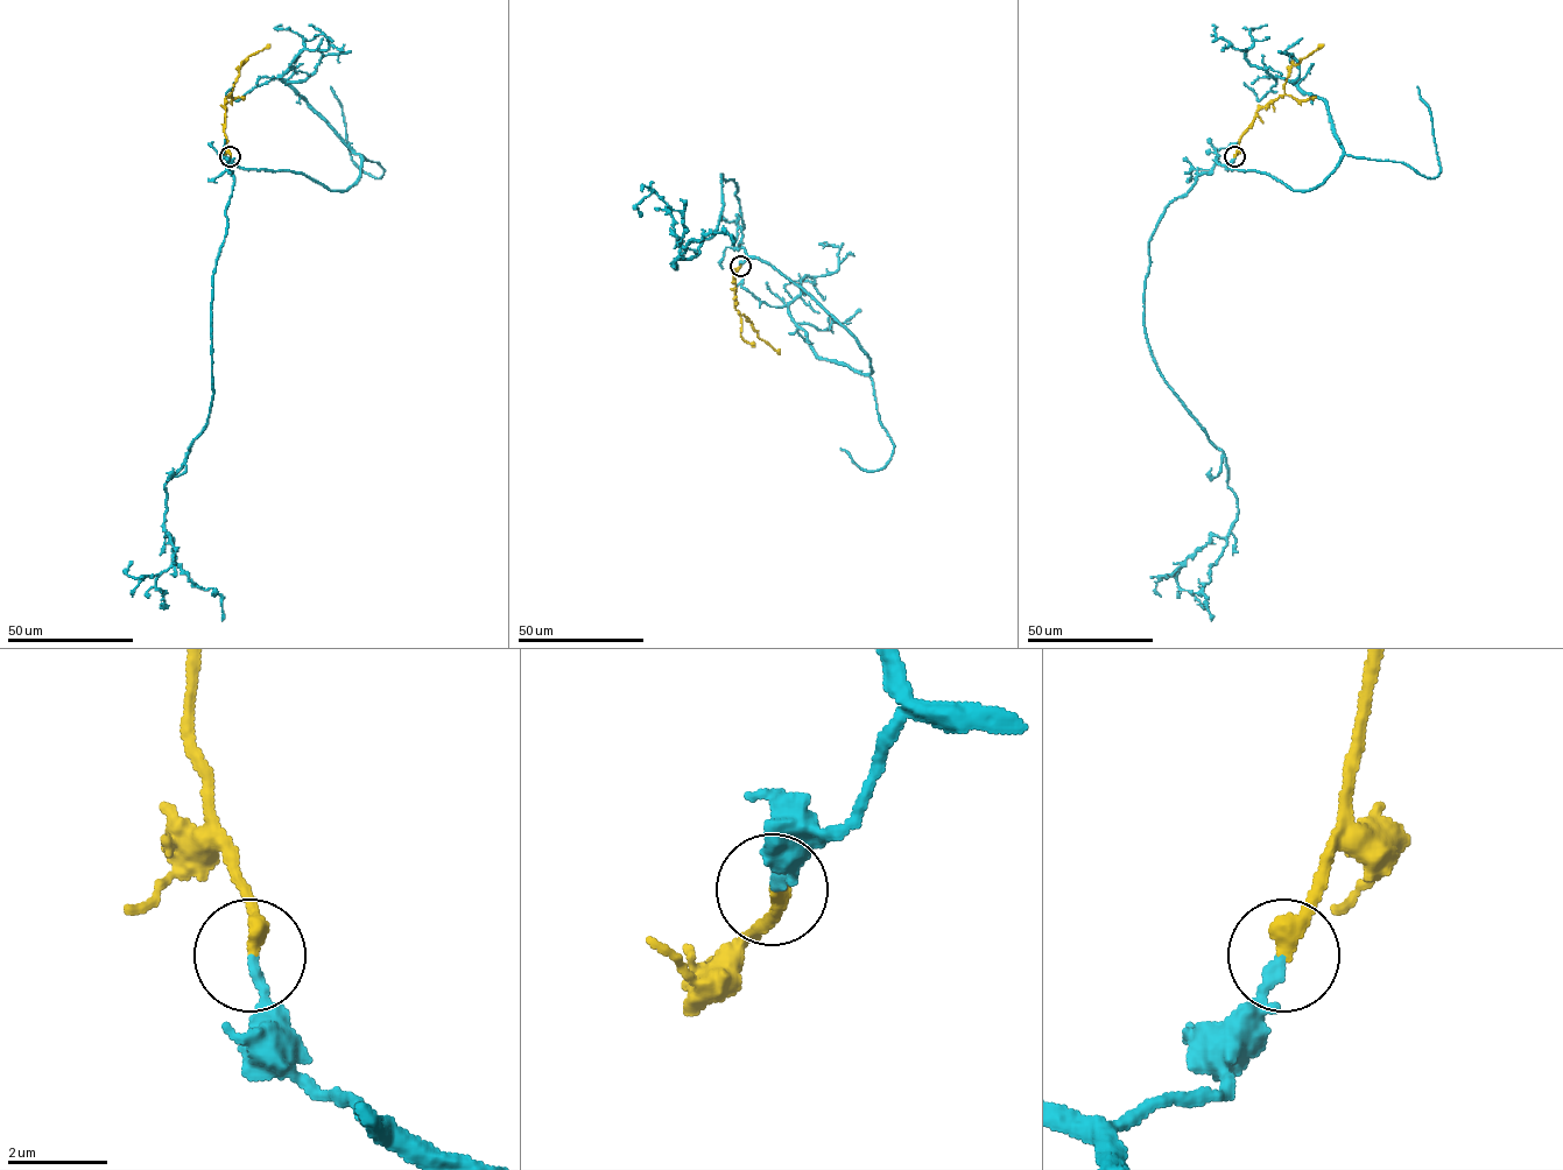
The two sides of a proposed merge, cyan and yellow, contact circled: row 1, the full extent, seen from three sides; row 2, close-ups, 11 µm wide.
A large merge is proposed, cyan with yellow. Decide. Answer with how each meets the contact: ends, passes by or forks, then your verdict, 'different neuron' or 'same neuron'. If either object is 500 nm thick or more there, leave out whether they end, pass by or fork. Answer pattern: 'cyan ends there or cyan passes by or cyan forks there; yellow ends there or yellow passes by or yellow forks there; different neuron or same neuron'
cyan ends there; yellow ends there; same neuron

